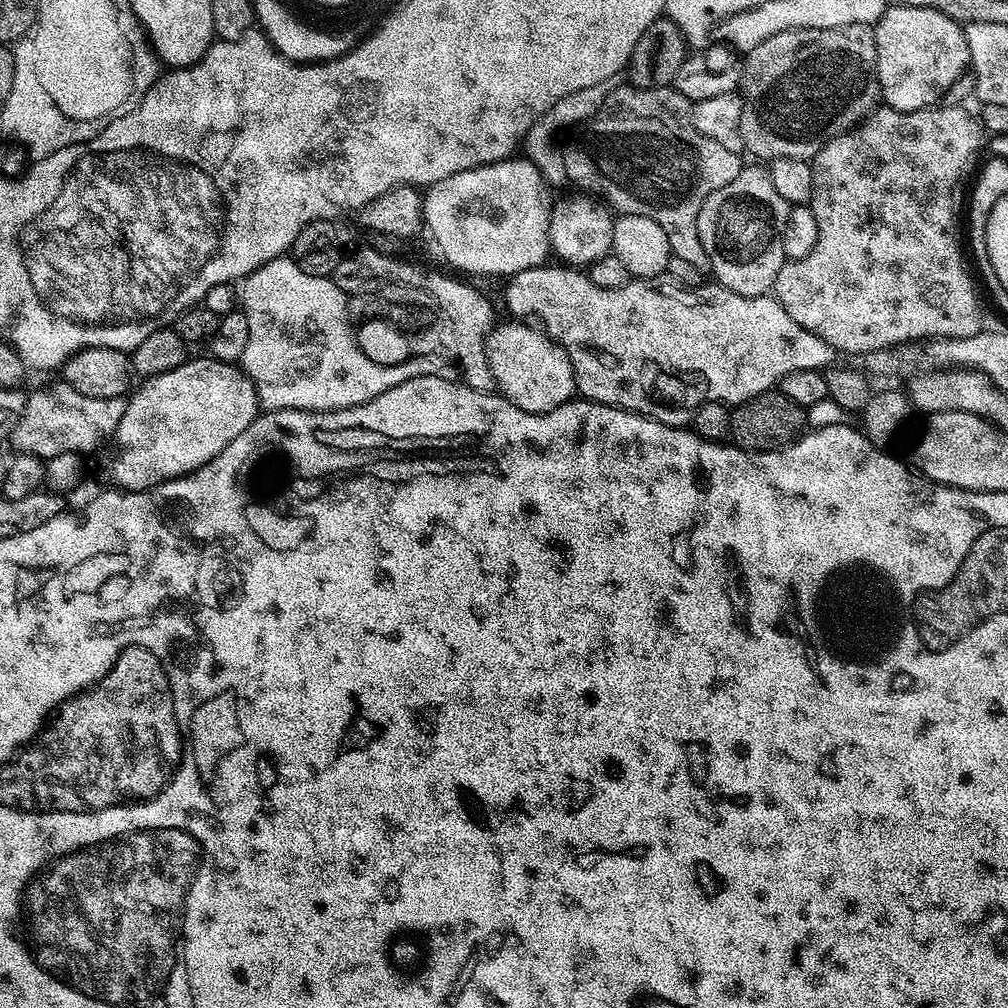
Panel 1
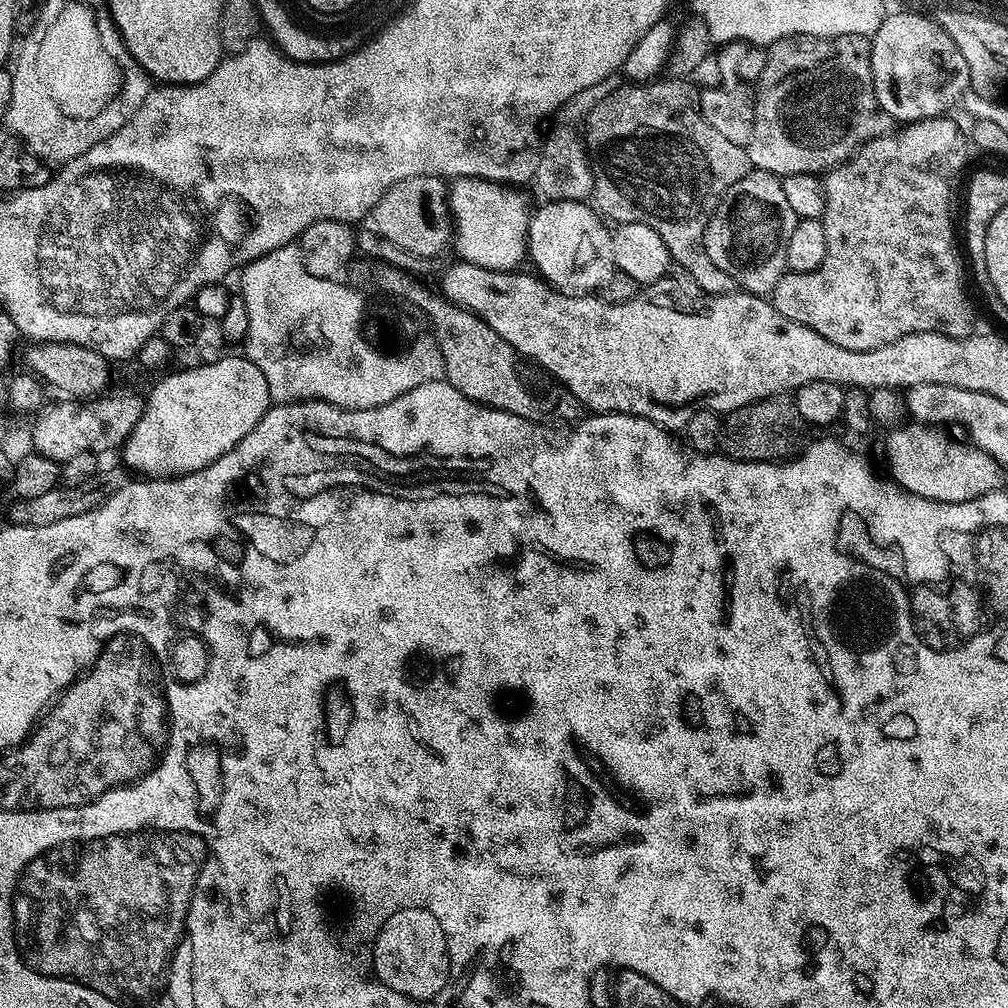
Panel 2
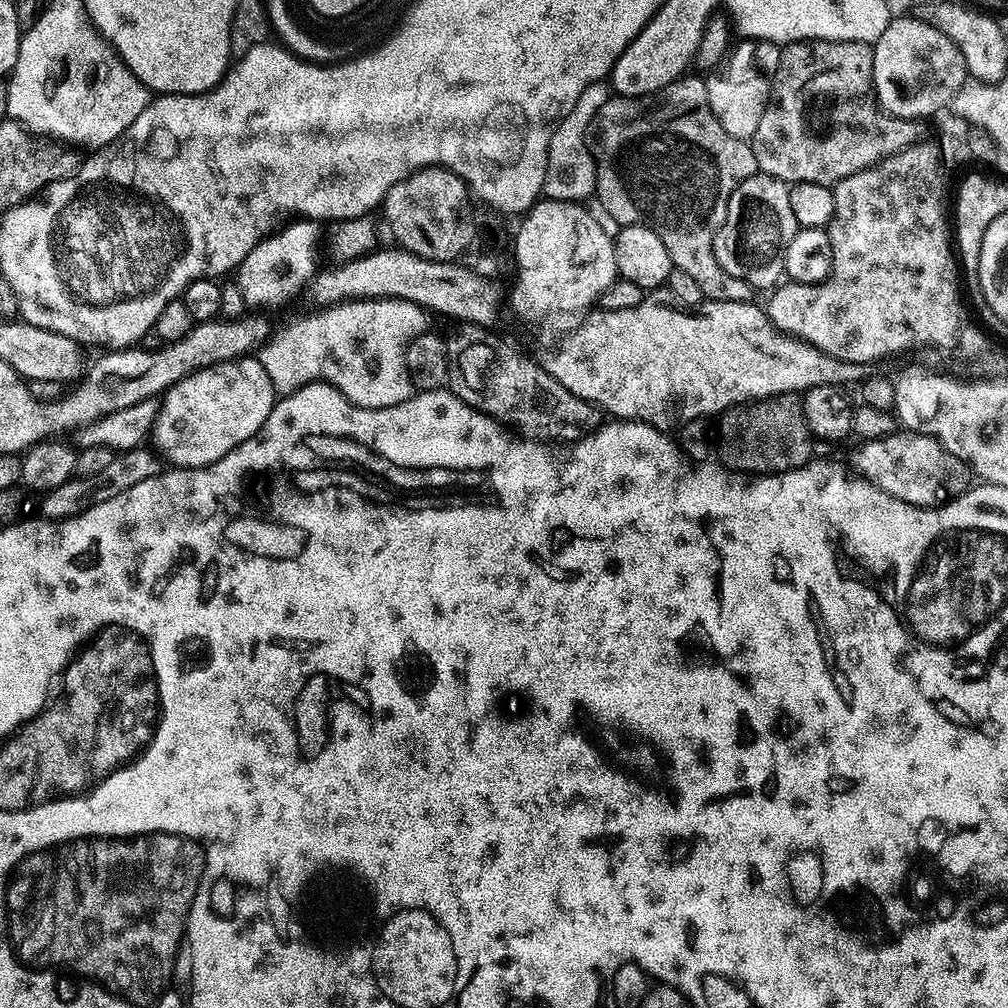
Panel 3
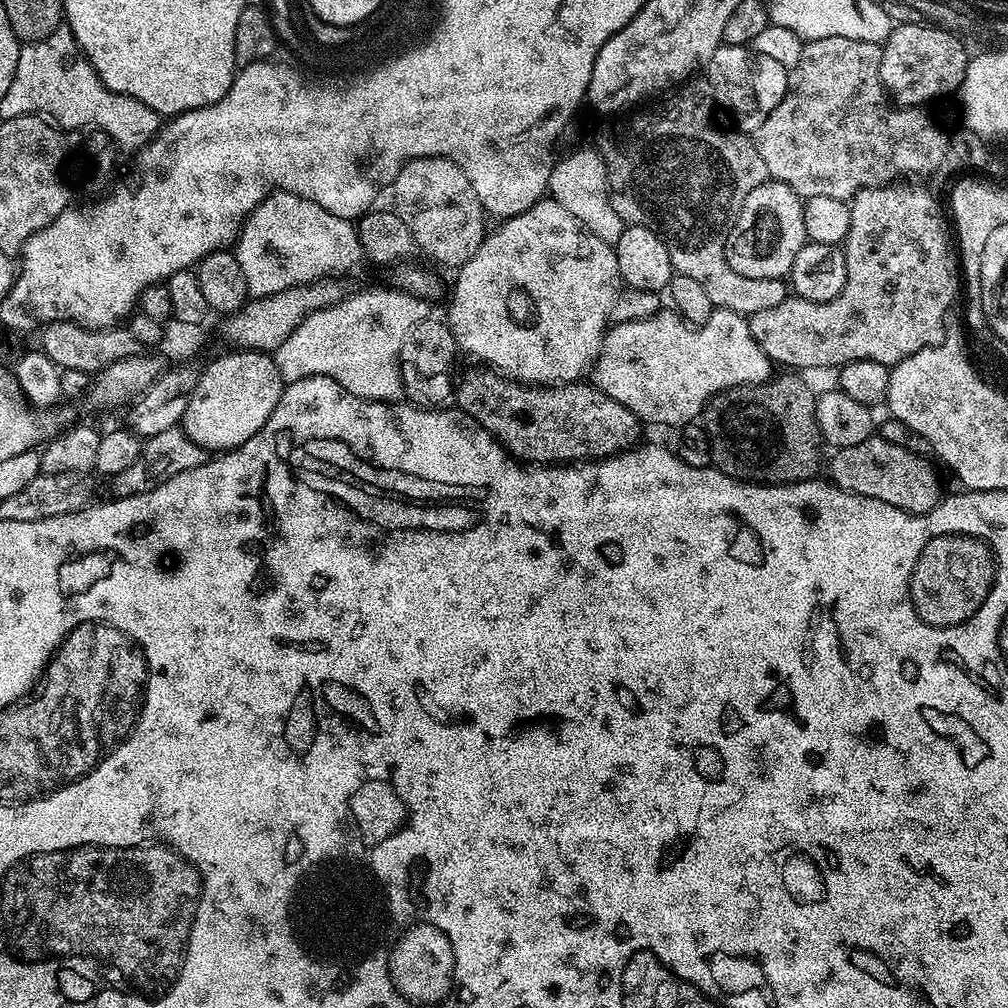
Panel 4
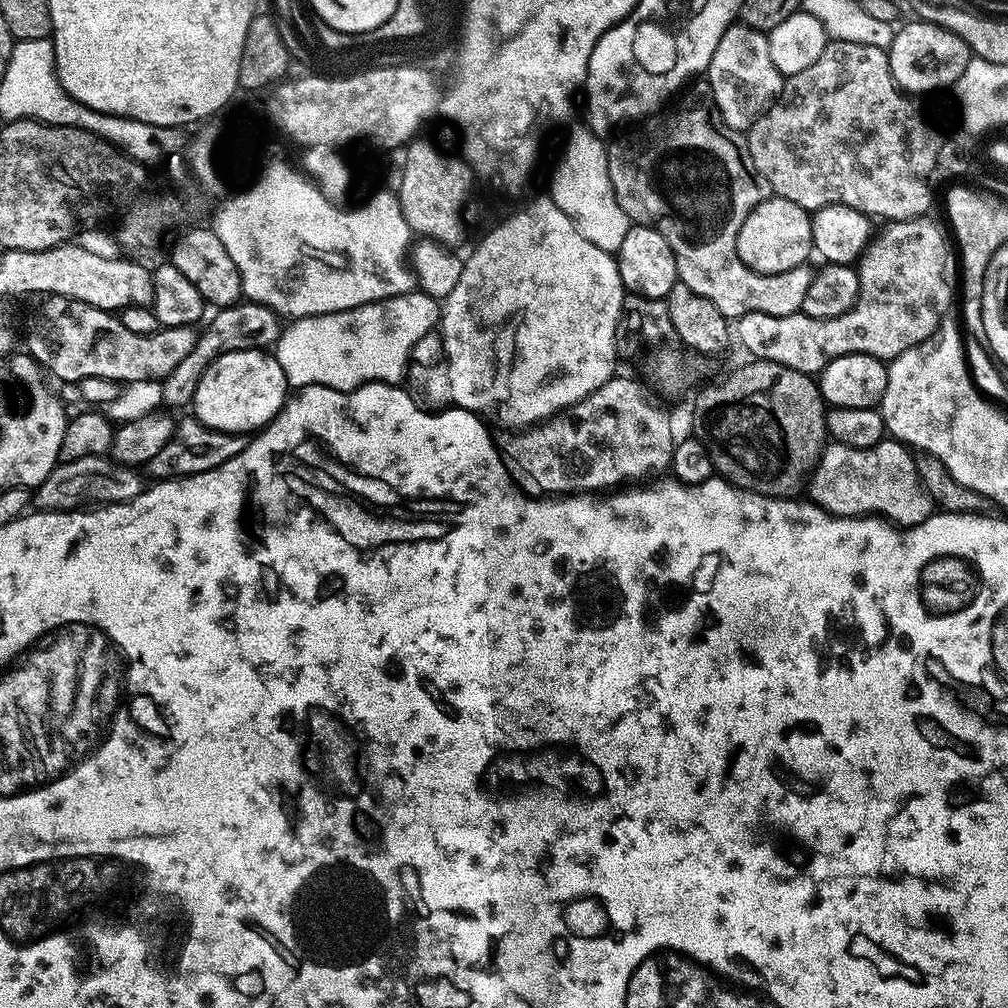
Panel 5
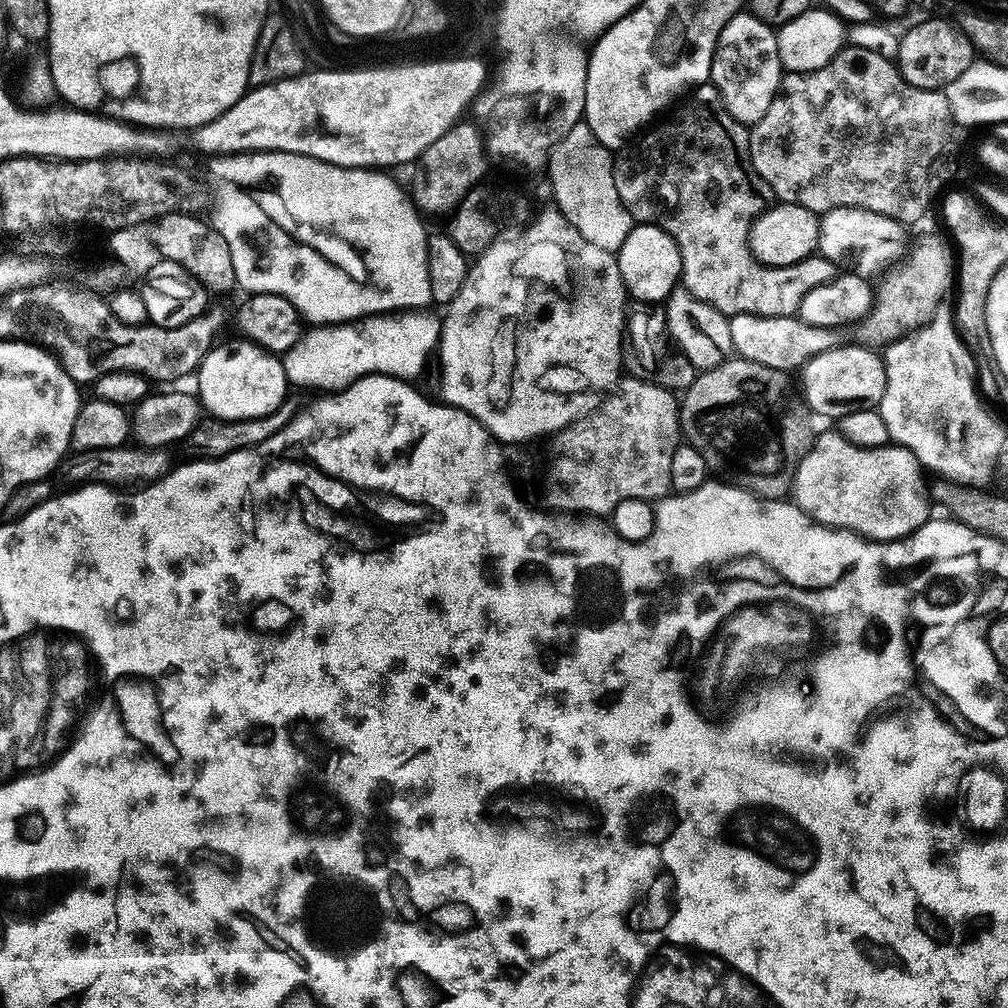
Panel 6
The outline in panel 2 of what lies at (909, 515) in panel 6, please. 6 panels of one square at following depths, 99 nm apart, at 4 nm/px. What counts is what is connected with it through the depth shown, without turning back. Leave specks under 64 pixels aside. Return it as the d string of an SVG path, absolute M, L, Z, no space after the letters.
M909 423L909 428L896 426L884 440L887 475L912 494L934 502L970 502L982 494L999 492L1005 487L1005 469L981 448L967 439L955 440L951 431L930 424Z

